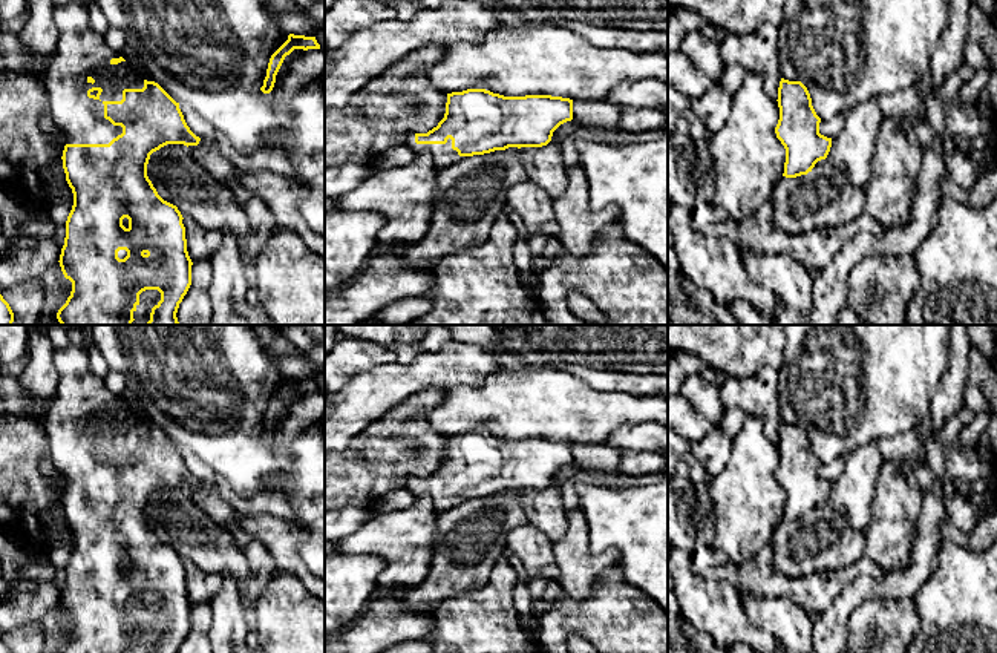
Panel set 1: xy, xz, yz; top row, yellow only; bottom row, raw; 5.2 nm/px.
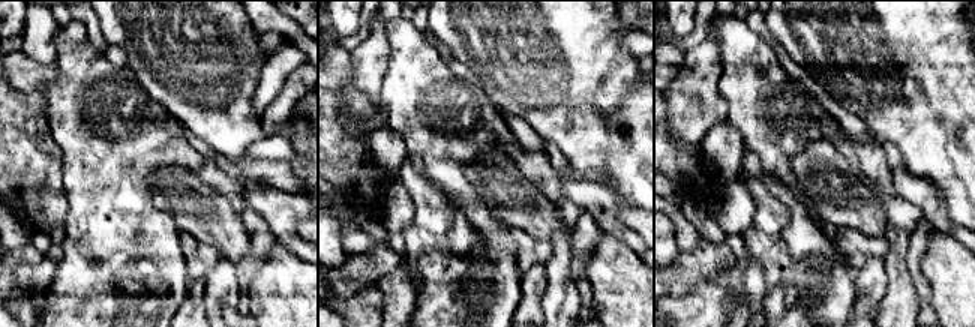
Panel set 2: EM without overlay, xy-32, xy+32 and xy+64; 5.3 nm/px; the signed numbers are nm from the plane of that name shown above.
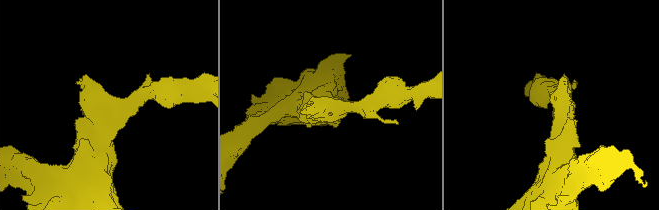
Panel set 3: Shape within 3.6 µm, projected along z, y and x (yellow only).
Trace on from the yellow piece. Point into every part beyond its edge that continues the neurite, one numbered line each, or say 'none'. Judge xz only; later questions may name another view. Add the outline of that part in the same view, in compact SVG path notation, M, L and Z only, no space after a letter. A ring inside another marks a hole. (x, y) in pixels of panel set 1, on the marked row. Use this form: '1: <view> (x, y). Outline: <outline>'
1: xz (443, 155). Outline: M415 133L407 135L407 144L418 153L429 153L433 166L441 170L444 167L453 166L458 161L467 158L459 156L456 150L452 149L452 139L449 138L446 144L417 144Z

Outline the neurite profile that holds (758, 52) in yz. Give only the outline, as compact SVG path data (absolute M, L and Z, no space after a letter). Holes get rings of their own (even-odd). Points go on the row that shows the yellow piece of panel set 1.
M772 23L761 25L747 35L726 34L720 55L726 66L741 66L761 77L766 92L778 100L781 81L780 29Z

